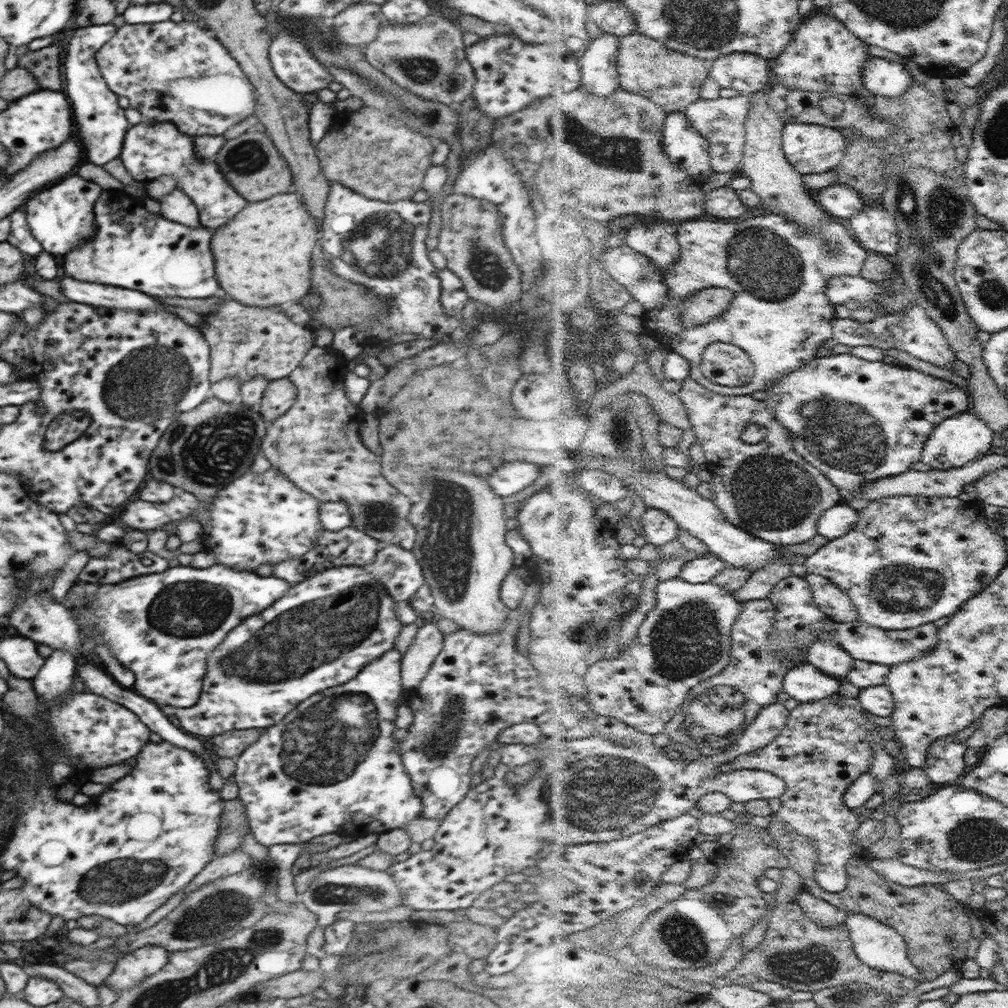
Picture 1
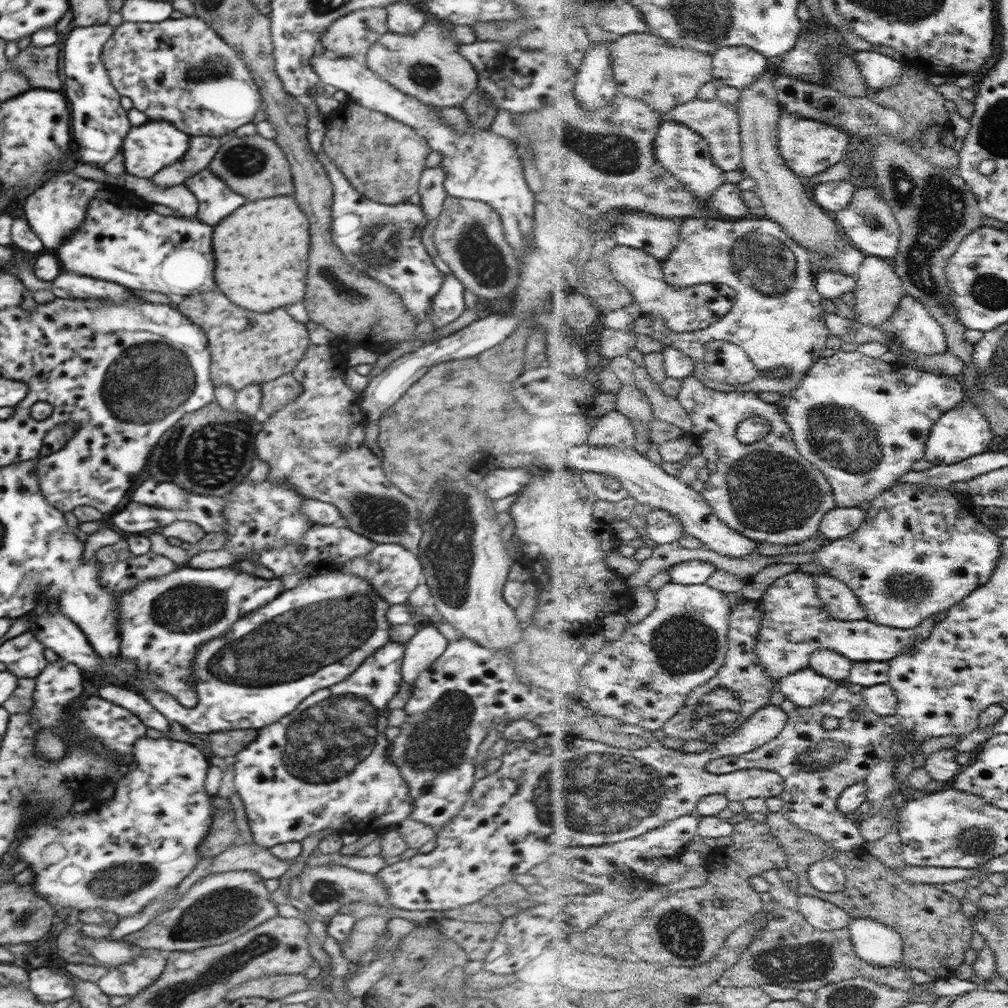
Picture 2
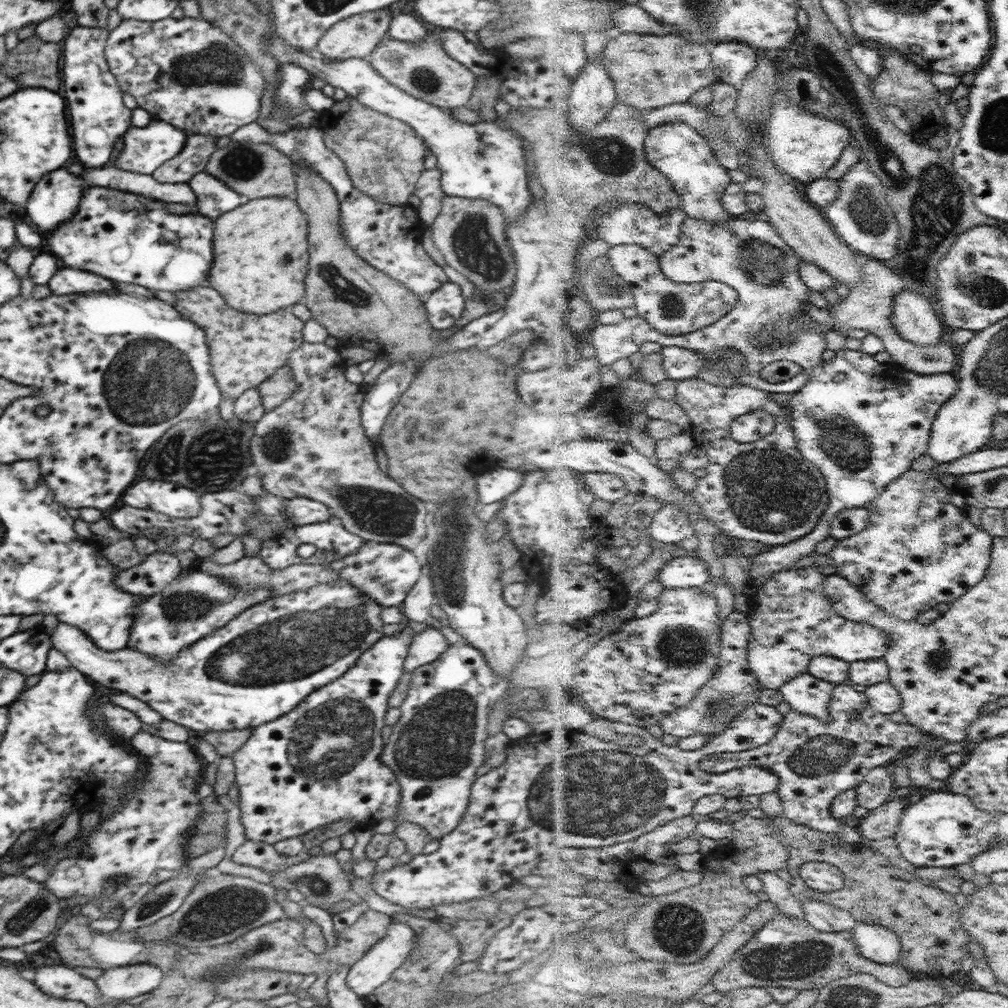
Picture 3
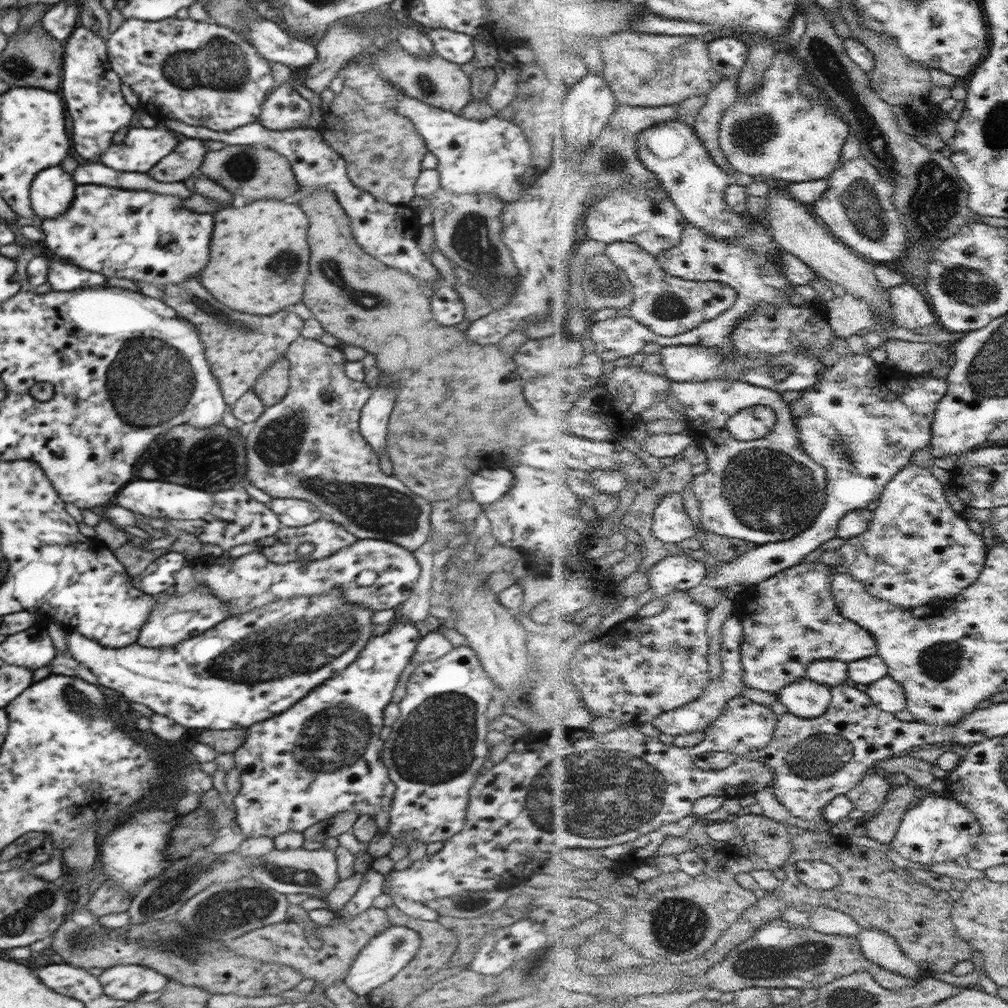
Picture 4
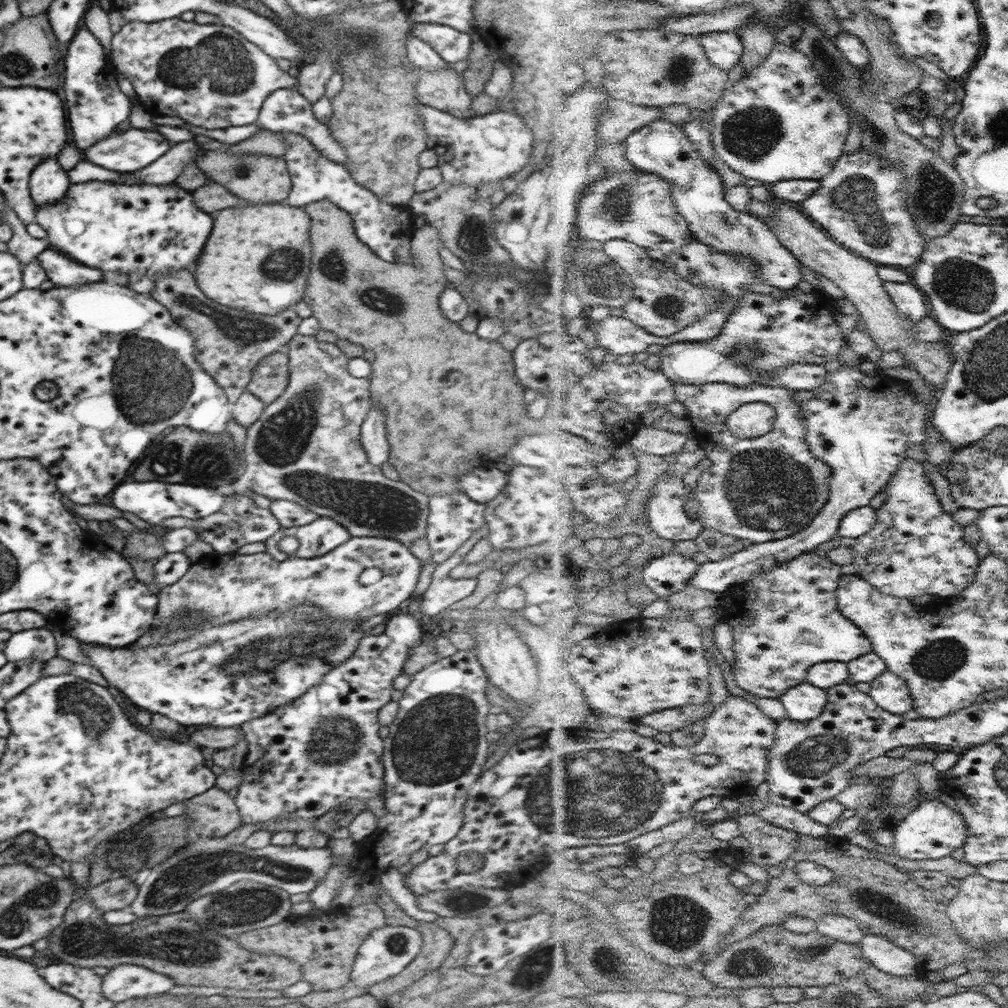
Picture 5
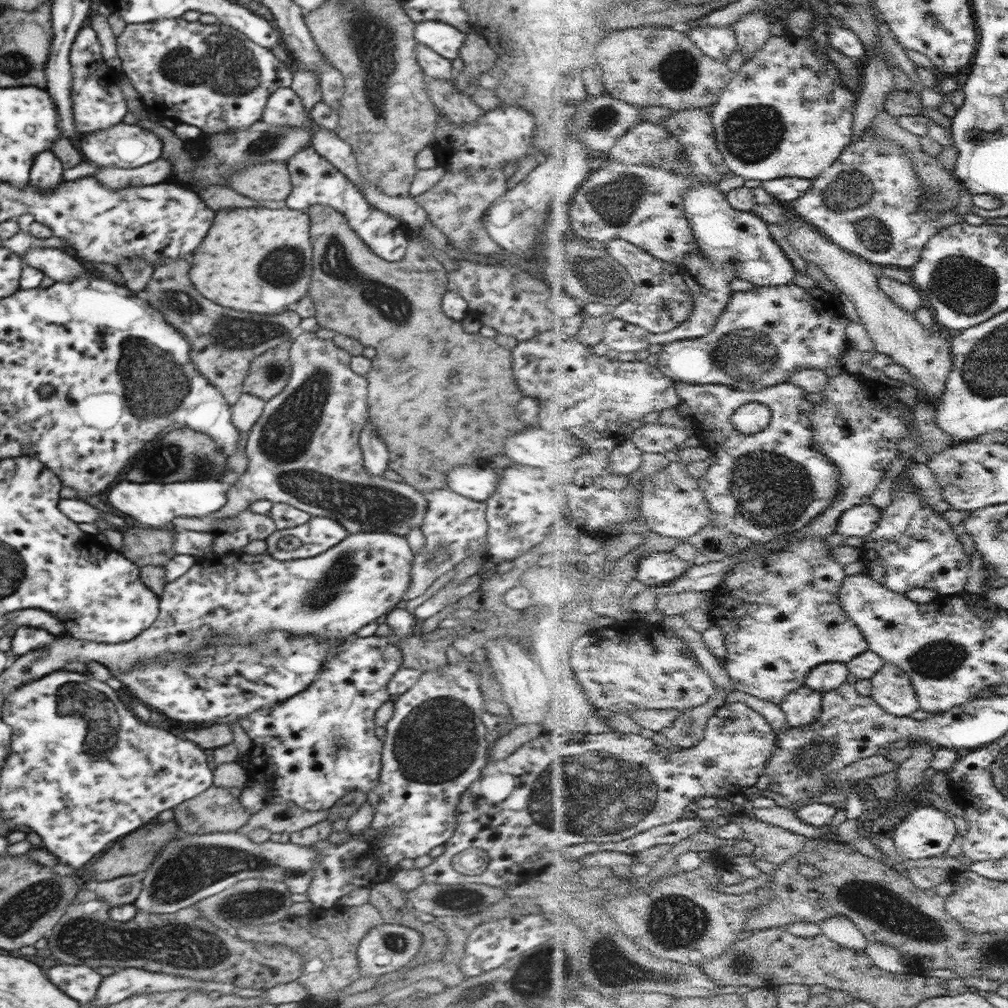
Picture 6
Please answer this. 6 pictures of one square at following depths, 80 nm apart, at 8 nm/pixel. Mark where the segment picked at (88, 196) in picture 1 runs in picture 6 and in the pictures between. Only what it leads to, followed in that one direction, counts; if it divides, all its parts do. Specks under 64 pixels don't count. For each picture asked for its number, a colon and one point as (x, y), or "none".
2: (54, 211)
3: (55, 199)
4: (52, 191)
5: (48, 183)
6: (46, 173)

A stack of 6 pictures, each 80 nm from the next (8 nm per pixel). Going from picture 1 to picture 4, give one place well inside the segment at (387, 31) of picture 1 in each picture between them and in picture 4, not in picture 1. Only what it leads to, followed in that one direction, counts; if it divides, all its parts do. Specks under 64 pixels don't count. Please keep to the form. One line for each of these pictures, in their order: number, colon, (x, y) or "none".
2: (427, 65)
3: (424, 70)
4: (433, 80)

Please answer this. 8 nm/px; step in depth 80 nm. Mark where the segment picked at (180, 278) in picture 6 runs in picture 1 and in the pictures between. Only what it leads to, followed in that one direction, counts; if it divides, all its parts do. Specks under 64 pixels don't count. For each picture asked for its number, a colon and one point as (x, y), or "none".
1: (261, 341)
2: (246, 347)
3: (245, 349)
4: (240, 347)
5: (229, 345)

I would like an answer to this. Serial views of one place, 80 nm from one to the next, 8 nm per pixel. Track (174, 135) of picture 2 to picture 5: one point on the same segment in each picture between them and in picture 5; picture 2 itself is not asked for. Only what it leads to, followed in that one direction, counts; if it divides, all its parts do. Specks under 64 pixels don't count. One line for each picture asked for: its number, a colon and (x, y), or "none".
3: (146, 148)
4: (143, 148)
5: (133, 149)

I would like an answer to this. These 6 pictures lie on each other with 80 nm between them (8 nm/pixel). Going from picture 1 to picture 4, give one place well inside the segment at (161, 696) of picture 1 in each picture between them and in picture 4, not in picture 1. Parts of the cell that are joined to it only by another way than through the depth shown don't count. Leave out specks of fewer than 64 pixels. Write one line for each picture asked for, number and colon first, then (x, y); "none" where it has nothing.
2: (163, 622)
3: (187, 609)
4: (177, 619)

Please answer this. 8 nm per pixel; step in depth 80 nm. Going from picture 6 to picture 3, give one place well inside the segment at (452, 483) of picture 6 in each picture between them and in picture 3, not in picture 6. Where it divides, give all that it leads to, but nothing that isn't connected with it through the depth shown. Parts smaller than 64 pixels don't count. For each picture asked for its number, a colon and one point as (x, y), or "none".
3: (492, 486)
4: (488, 486)
5: (480, 485)

